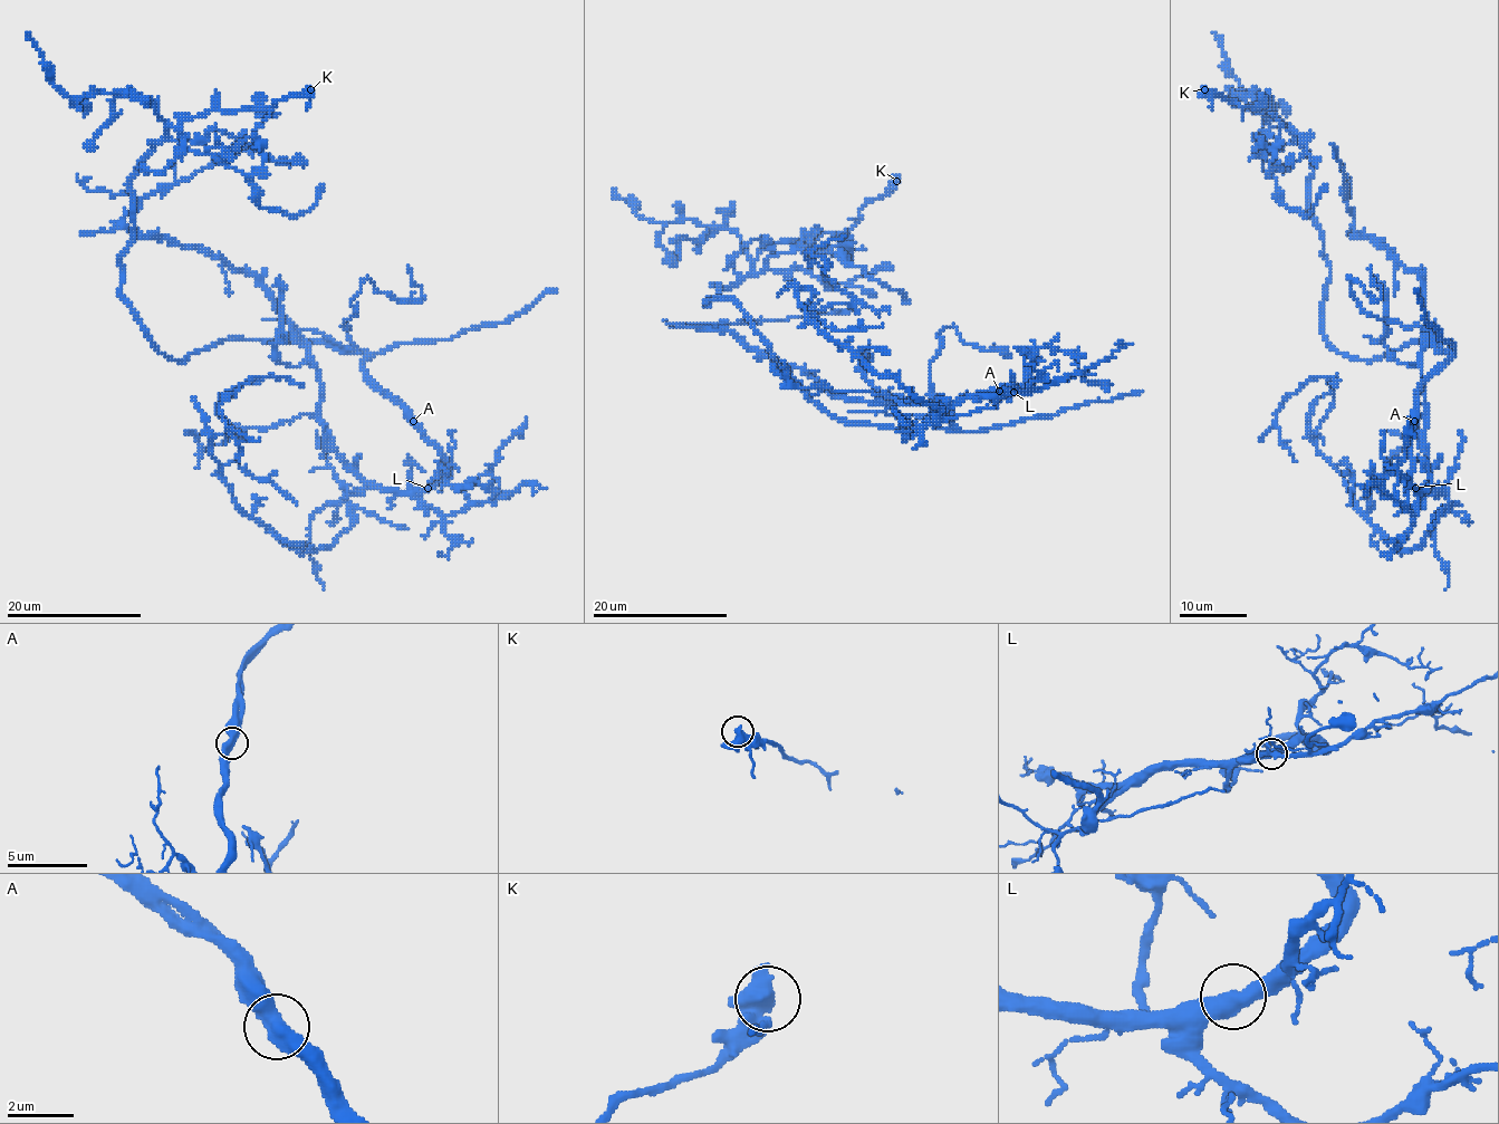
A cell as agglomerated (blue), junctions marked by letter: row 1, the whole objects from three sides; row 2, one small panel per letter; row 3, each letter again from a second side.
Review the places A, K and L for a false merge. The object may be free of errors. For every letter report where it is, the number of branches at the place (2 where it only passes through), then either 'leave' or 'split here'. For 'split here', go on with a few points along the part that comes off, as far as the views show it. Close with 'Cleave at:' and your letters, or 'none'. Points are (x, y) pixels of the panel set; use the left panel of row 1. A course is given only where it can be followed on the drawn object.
A: place (413, 421); branches 2; leave
K: place (310, 89); branches 2; leave
L: place (428, 488); branches 2; leave
Cleave at: none

